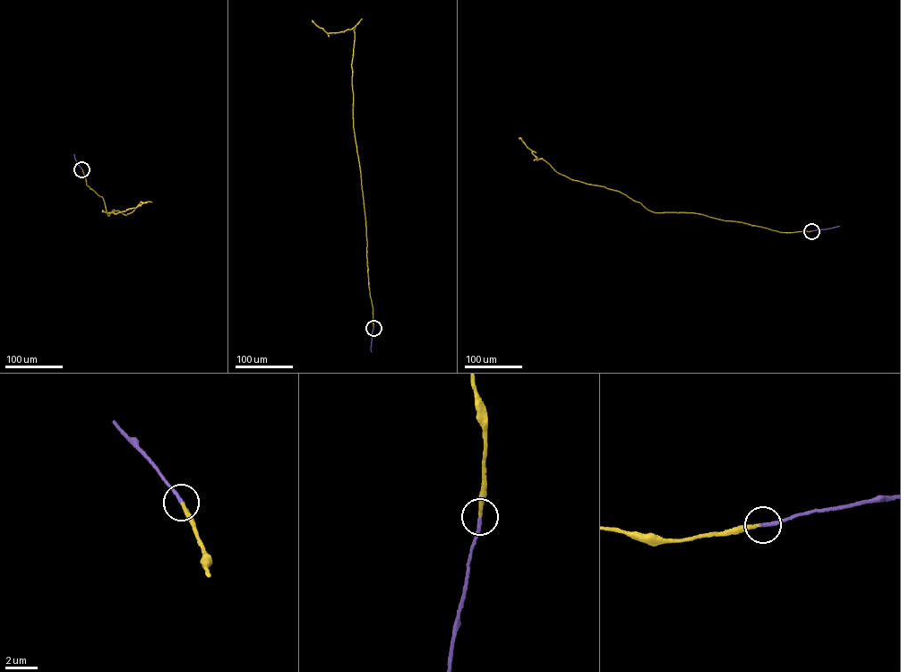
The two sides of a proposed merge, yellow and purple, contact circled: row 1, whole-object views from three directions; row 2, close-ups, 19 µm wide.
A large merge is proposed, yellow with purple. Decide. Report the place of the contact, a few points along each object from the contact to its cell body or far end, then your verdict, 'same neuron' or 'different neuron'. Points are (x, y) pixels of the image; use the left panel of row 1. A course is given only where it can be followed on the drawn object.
place (81, 169); course yellow (81, 169), (86, 185), (103, 198), (108, 216), (114, 210), (126, 215), (142, 202), (116, 213), (102, 211); course purple (81, 169), (74, 154); same neuron

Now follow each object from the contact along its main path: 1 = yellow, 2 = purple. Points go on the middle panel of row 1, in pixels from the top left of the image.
1: (373, 328), (364, 210), (353, 127), (351, 64), (355, 27), (344, 31), (328, 33), (312, 21)
2: (373, 328), (371, 351)

